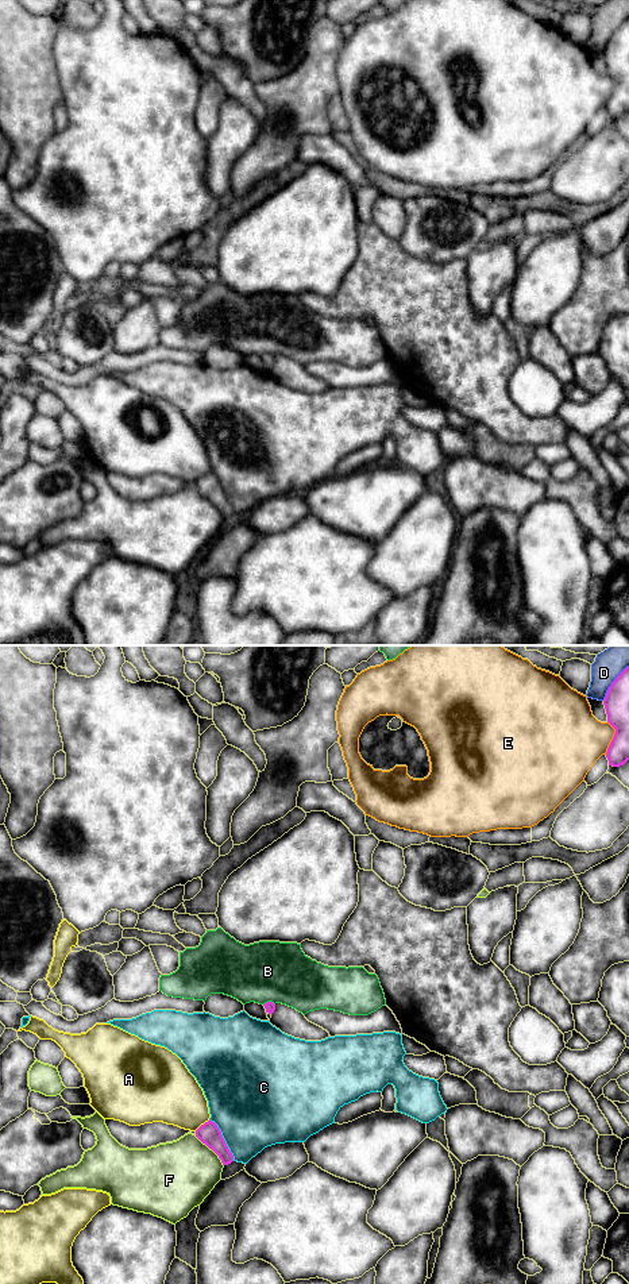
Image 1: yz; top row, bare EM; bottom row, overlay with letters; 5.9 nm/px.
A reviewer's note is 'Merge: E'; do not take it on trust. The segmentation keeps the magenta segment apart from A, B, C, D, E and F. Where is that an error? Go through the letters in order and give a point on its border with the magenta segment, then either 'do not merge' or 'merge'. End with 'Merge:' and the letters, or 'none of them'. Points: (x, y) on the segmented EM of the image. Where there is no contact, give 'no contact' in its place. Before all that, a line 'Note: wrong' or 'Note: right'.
Note: wrong
A: meets magenta in yz at (201, 1125); do not merge
B: meets magenta in yz at (269, 1002); do not merge
C: meets magenta in yz at (223, 1140); do not merge
D: meets magenta in yz at (612, 683); do not merge
E: meets magenta in yz at (613, 737); do not merge
F: meets magenta in yz at (211, 1148); do not merge
Merge: none of them

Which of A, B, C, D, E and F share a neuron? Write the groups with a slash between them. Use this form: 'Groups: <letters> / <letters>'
Groups: A / B / C / D / E / F

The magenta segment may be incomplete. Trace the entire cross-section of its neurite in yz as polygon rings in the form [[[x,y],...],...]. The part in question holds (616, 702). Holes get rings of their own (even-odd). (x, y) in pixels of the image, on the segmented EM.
[[[629,667],[611,683],[603,705],[607,722],[616,729],[606,757],[609,766],[620,767],[629,760]]]

